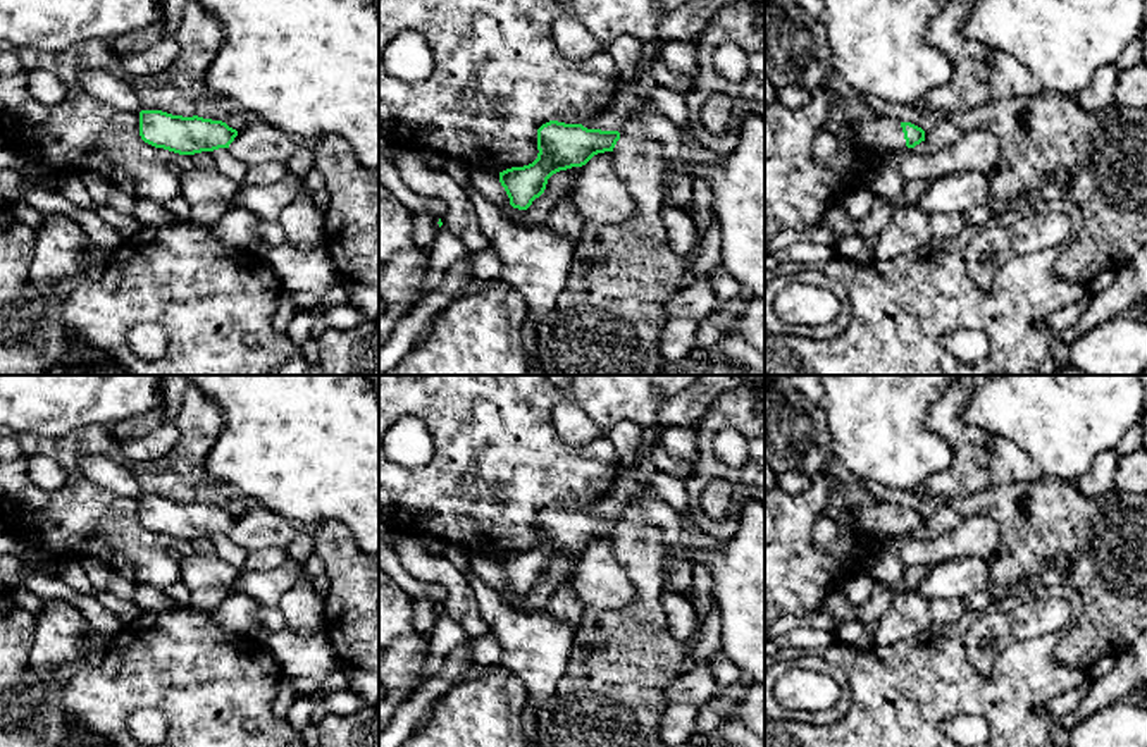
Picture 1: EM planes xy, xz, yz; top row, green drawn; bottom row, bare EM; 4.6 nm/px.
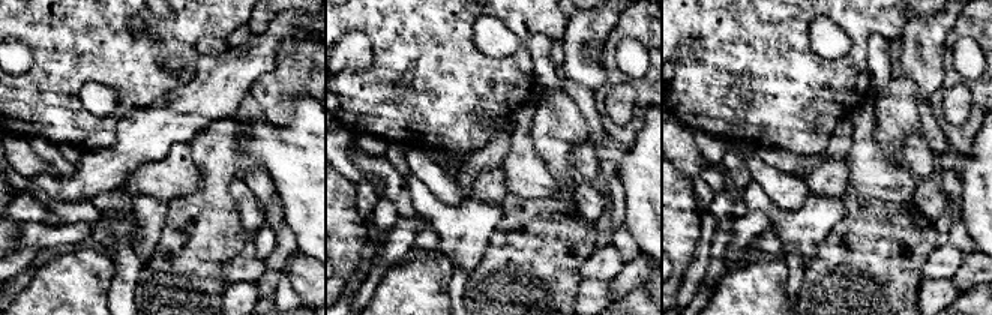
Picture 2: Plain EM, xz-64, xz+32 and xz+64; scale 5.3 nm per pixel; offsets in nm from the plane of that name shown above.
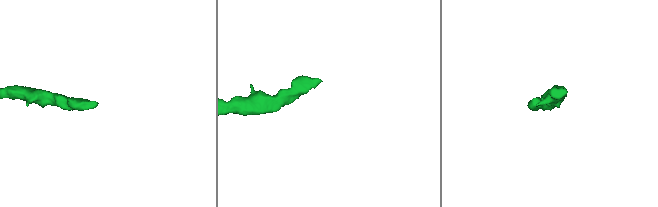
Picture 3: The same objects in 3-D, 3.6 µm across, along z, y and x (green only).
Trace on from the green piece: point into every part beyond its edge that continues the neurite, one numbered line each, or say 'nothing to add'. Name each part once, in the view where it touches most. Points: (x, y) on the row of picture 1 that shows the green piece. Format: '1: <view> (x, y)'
1: xz (631, 98)

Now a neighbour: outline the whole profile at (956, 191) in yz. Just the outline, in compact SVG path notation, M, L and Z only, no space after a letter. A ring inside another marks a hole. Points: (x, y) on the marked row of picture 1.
M985 172L949 174L932 182L918 207L928 215L966 212L971 207L990 205L992 176Z

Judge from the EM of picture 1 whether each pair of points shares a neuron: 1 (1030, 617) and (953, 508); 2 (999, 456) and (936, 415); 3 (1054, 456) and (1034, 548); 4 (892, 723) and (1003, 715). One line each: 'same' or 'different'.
1: same
2: different
3: different
4: same

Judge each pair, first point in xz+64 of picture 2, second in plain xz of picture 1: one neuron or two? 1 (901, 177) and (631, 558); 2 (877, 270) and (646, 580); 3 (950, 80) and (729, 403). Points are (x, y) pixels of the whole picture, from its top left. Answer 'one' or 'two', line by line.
1: two
2: one
3: one

